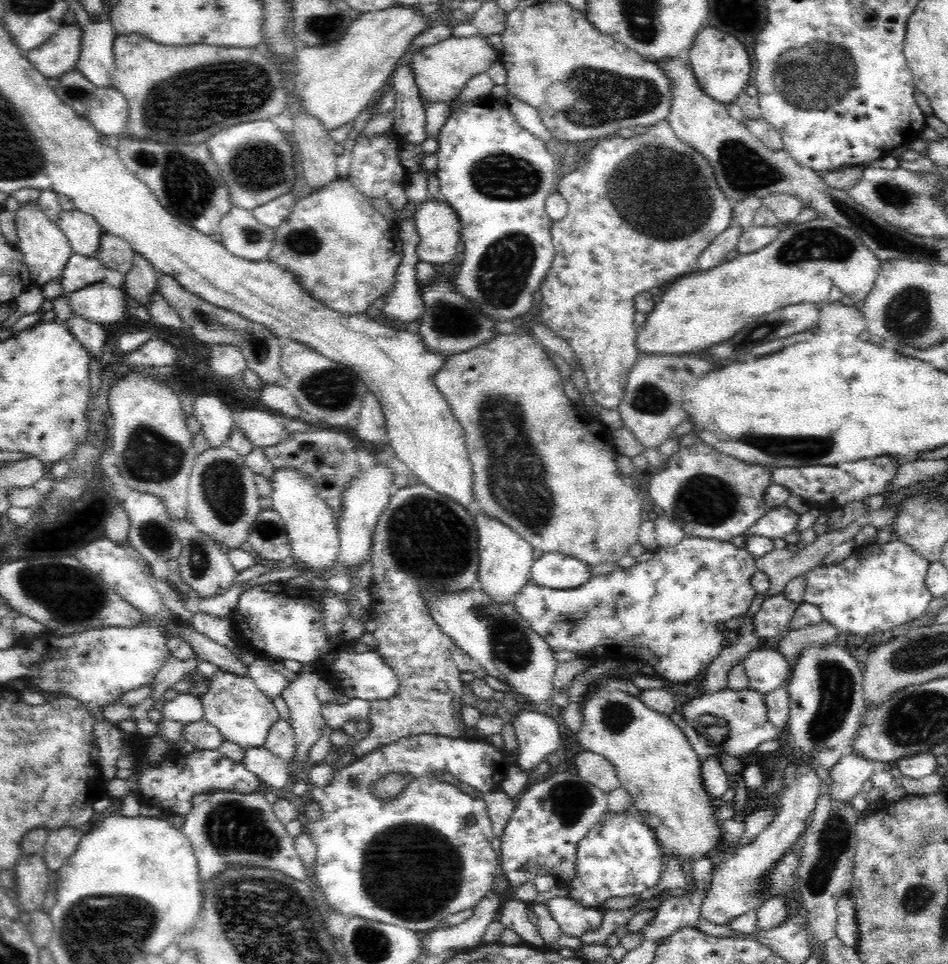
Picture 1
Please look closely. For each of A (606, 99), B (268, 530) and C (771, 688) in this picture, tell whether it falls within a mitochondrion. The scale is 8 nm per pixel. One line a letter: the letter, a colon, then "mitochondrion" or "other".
A: mitochondrion
B: mitochondrion
C: other

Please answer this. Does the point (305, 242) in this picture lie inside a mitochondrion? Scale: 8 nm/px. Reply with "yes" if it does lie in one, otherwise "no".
yes

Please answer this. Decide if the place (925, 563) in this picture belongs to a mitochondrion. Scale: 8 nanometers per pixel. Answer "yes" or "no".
no

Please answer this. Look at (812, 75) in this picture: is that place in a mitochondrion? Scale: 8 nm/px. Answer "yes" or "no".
yes

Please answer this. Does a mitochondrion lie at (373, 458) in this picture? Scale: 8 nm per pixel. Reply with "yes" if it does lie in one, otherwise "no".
no

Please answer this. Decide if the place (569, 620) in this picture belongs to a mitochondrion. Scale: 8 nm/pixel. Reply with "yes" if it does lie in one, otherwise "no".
yes

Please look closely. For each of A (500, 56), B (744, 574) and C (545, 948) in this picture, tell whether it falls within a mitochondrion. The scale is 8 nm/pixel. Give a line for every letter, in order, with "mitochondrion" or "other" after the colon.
A: other
B: other
C: other

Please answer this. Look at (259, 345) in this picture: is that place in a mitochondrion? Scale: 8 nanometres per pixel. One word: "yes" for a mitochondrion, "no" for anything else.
yes

